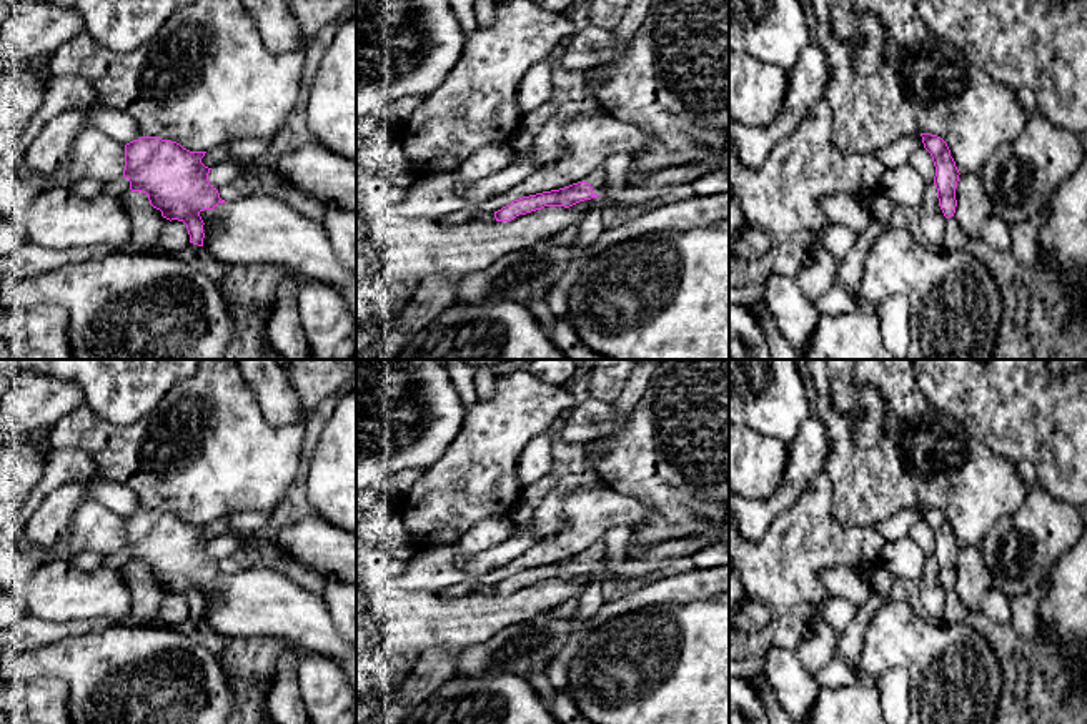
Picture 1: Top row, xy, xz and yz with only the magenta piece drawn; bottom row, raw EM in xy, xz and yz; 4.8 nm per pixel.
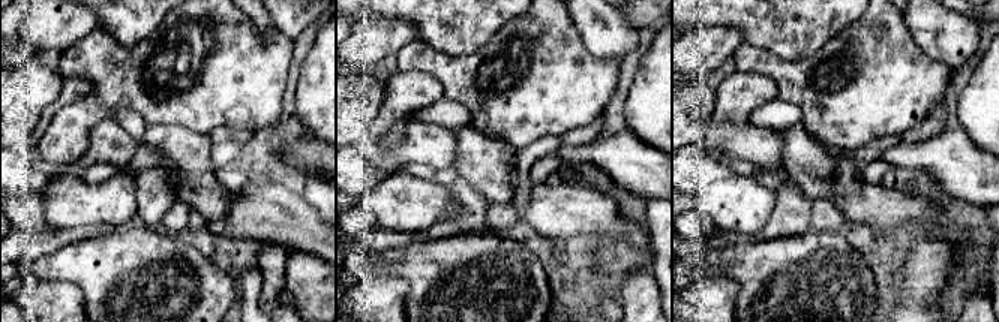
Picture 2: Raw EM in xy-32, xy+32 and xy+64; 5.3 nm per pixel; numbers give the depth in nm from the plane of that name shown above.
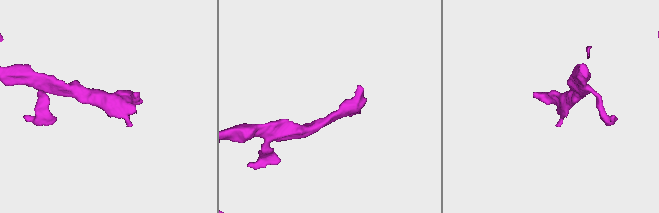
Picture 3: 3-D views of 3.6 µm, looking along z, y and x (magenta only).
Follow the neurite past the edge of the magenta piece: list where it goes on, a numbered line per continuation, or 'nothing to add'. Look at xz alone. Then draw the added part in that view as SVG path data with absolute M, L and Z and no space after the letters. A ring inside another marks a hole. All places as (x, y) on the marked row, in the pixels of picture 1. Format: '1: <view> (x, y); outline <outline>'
1: xz (596, 178); outline M596 168L593 170L586 178L586 183L593 186L593 195L598 193L601 195L608 185L606 171L604 168Z

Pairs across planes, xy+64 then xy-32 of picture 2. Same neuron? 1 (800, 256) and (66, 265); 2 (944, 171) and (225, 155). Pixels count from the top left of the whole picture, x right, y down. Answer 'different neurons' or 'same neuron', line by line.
1: same neuron
2: different neurons

